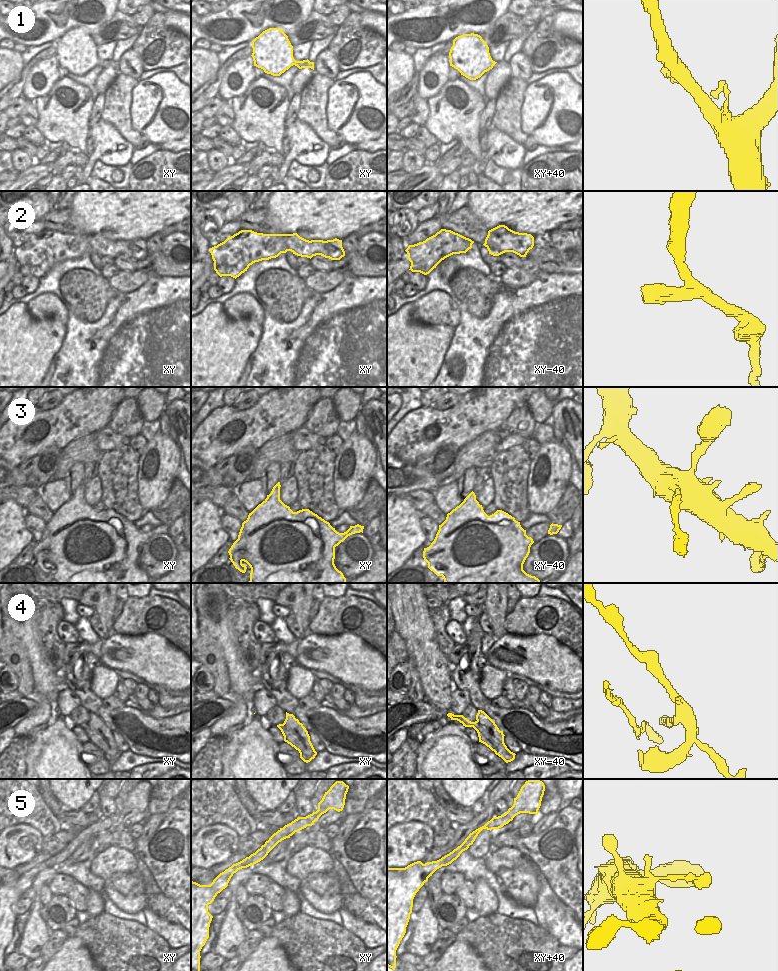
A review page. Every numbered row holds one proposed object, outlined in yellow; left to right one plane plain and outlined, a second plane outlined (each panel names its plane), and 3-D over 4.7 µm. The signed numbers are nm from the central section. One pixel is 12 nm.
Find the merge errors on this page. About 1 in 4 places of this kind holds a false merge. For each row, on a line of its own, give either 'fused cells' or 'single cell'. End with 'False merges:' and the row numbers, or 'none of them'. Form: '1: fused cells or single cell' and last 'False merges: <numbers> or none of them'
1: single cell
2: single cell
3: fused cells
4: fused cells
5: single cell
False merges: 3, 4

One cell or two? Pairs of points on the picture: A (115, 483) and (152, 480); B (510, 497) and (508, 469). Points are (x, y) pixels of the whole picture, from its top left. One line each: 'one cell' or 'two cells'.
A: two cells
B: one cell

